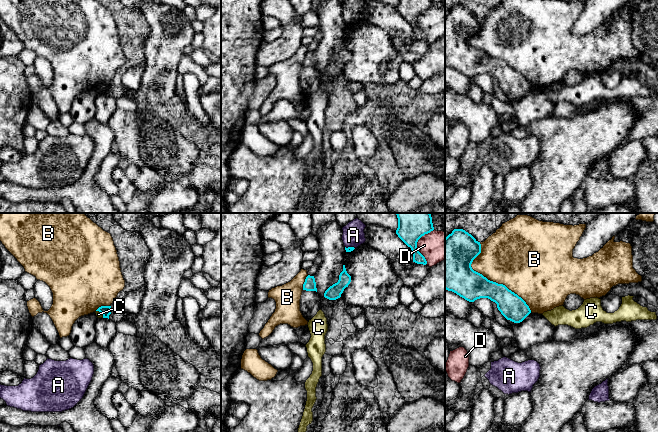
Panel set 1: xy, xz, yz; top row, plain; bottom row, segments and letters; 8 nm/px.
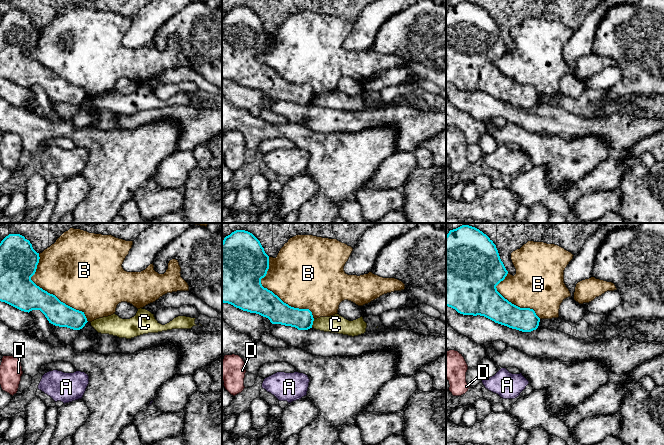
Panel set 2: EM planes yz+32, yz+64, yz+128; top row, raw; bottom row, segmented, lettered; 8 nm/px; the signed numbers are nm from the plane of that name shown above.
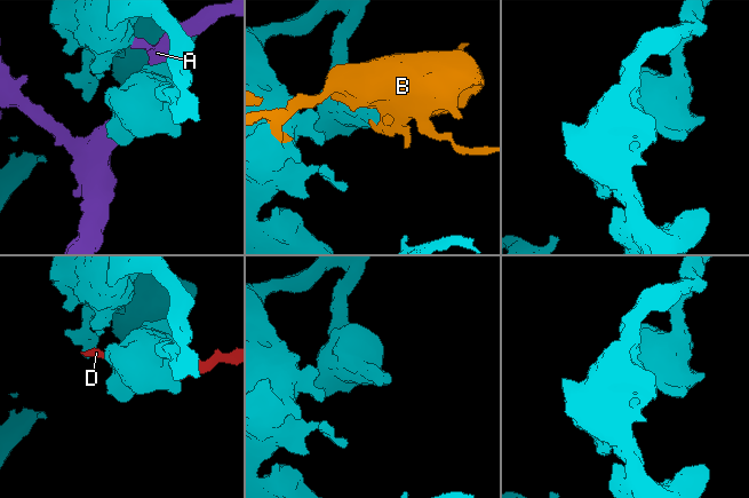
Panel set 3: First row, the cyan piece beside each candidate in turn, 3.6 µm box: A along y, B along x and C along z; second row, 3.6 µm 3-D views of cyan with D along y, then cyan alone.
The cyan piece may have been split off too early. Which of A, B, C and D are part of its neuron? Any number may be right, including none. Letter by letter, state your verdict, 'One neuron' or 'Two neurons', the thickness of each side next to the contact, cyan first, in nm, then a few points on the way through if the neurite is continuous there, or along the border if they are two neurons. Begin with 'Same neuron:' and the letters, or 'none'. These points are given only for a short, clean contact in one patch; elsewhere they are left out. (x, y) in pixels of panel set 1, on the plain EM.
Same neuron: none
A: Two neurons. Thickness 50 nm (cyan) against 180 nm
B: Two neurons. Thickness 240 nm (cyan) against 460 nm
C: Two neurons. Thickness 80 nm (cyan) against 50 nm. Boundary: xy (96, 86), (103, 93)
D: Two neurons. Thickness 160 nm (cyan) against 260 nm. Boundary: xz (433, 5), (417, 18), (417, 25), (426, 40)

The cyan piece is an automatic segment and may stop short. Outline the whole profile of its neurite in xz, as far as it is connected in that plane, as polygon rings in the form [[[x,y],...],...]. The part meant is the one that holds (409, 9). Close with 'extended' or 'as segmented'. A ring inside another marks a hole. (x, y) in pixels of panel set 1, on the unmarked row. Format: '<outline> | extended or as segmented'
[[[398,0],[396,10],[411,24],[413,28],[413,38],[423,41],[427,40],[425,33],[417,25],[417,18],[422,12],[433,6],[433,0]]] | as segmented

